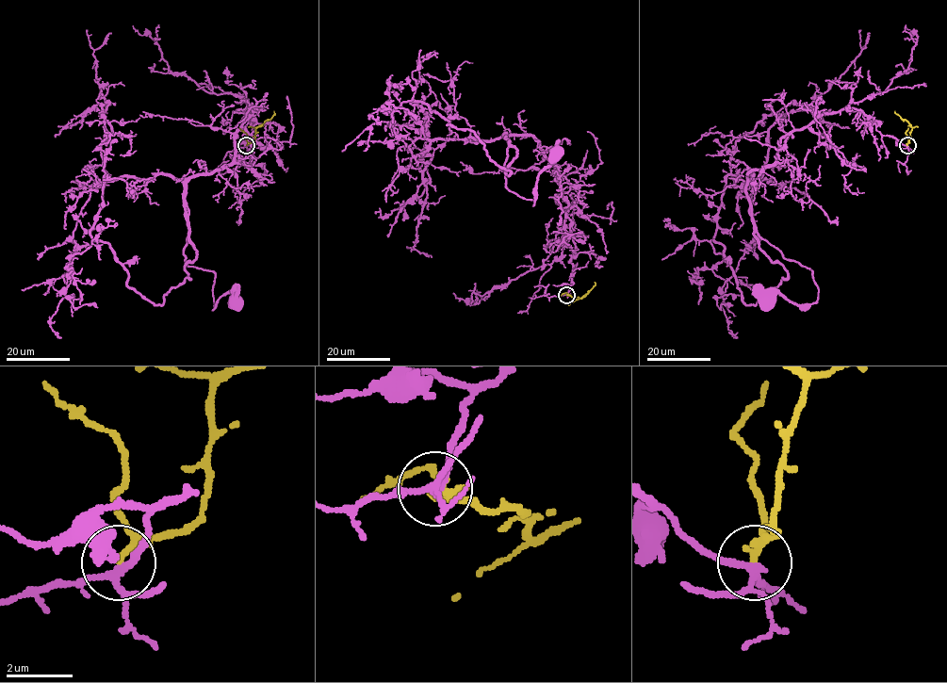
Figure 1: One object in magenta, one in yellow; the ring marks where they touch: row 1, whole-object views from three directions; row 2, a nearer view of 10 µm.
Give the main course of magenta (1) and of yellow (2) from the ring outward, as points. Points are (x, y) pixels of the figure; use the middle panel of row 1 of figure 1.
1: (567, 294), (575, 249), (554, 165), (530, 136), (505, 134), (505, 186), (533, 205), (537, 176), (555, 155)
2: (567, 294), (576, 299), (582, 299), (594, 283)

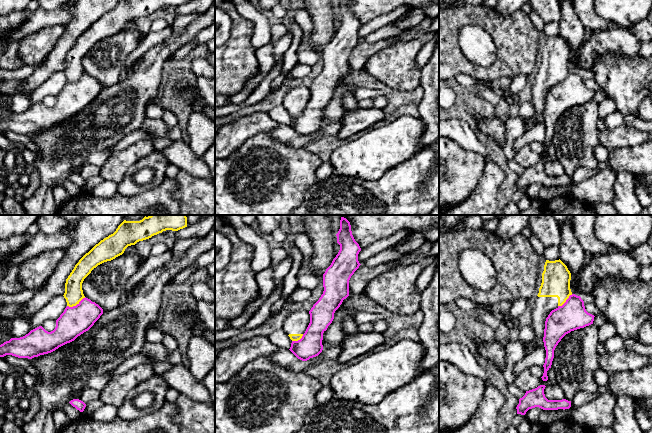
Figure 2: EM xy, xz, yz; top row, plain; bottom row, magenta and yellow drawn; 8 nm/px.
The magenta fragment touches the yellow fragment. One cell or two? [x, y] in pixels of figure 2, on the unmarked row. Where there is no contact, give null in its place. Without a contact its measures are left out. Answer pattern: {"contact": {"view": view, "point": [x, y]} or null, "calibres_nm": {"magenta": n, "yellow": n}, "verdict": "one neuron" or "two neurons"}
{"contact": {"view": "xy", "point": [77, 80]}, "calibres_nm": {"magenta": 240, "yellow": 150}, "verdict": "two neurons"}

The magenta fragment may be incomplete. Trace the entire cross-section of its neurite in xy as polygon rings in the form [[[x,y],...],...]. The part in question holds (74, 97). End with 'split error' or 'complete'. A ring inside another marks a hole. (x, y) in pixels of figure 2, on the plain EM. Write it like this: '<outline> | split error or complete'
[[[83,74],[76,82],[67,82],[64,88],[56,96],[56,103],[48,108],[42,102],[31,106],[20,114],[11,114],[0,121],[0,133],[12,131],[18,134],[32,135],[40,131],[48,130],[59,123],[74,117],[78,112],[88,107],[103,90],[103,85],[88,74]]] | complete

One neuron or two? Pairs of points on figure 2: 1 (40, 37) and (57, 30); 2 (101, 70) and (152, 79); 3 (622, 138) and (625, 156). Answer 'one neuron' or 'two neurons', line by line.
1: one neuron
2: two neurons
3: two neurons

